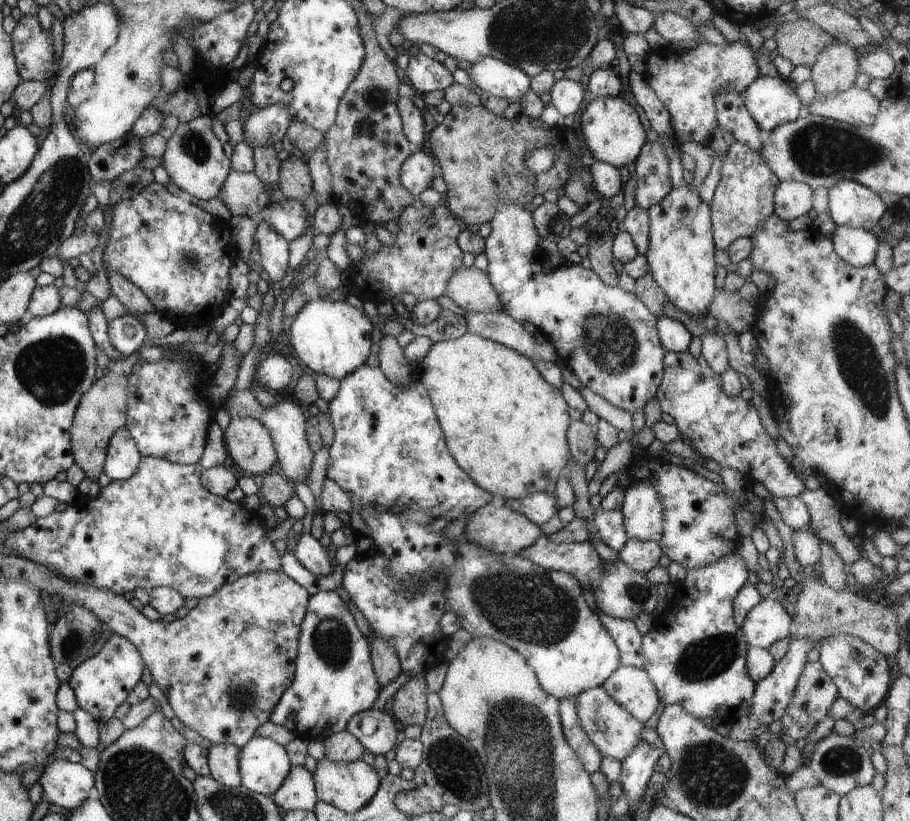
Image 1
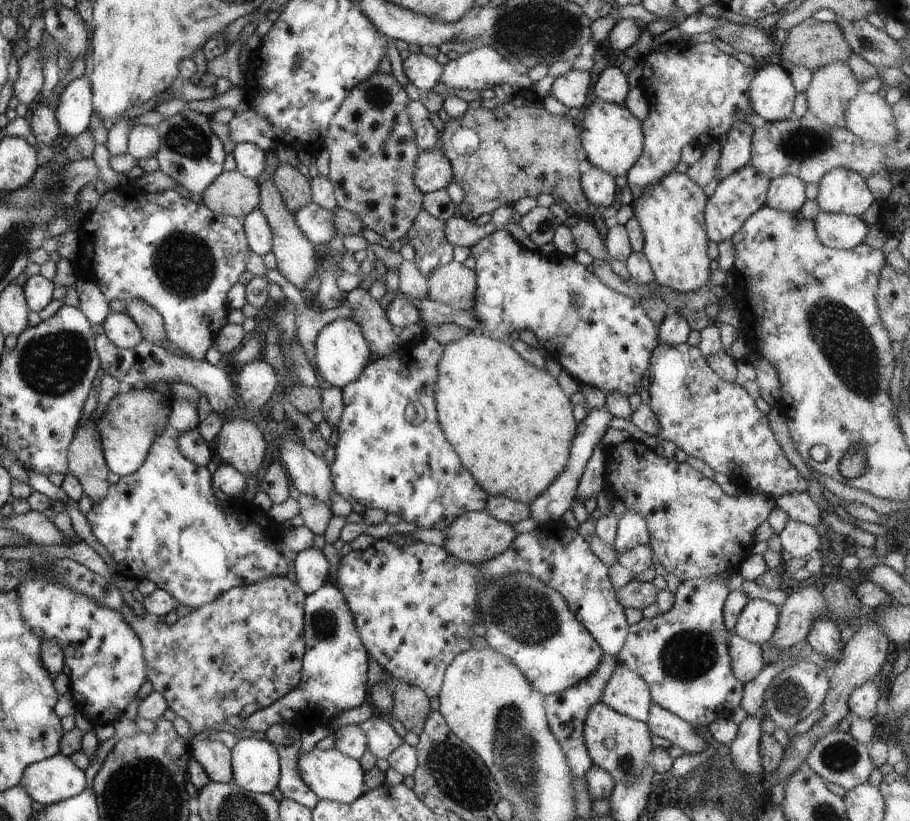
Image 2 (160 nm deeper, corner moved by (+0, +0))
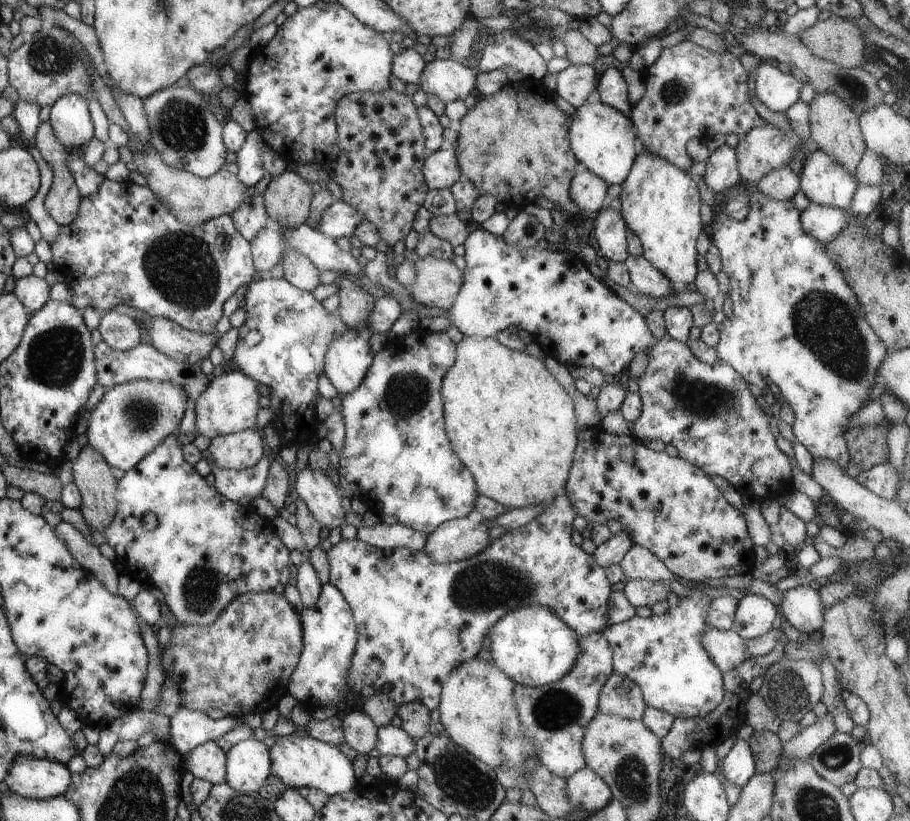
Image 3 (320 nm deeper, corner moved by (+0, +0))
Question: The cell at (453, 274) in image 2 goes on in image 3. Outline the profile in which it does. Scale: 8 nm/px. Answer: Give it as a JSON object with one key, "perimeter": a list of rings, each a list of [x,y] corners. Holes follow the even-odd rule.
{"perimeter":[[[425,256],[415,262],[415,272],[417,273],[417,277],[409,291],[414,301],[430,308],[442,308],[442,310],[448,312],[460,290],[463,270],[458,269],[451,260]]]}

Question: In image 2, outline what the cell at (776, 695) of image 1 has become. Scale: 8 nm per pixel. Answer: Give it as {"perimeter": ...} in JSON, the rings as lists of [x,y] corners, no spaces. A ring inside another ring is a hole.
{"perimeter":[[[762,706],[754,716],[748,716],[738,725],[736,738],[730,744],[732,762],[745,776],[760,776],[764,772],[759,755],[759,744],[764,734],[761,729],[762,719],[767,711]]]}

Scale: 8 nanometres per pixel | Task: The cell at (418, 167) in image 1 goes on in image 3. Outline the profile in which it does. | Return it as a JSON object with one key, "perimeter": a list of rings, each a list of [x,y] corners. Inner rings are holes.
{"perimeter":[[[455,148],[438,149],[427,155],[422,172],[429,189],[450,188],[462,173]]]}

